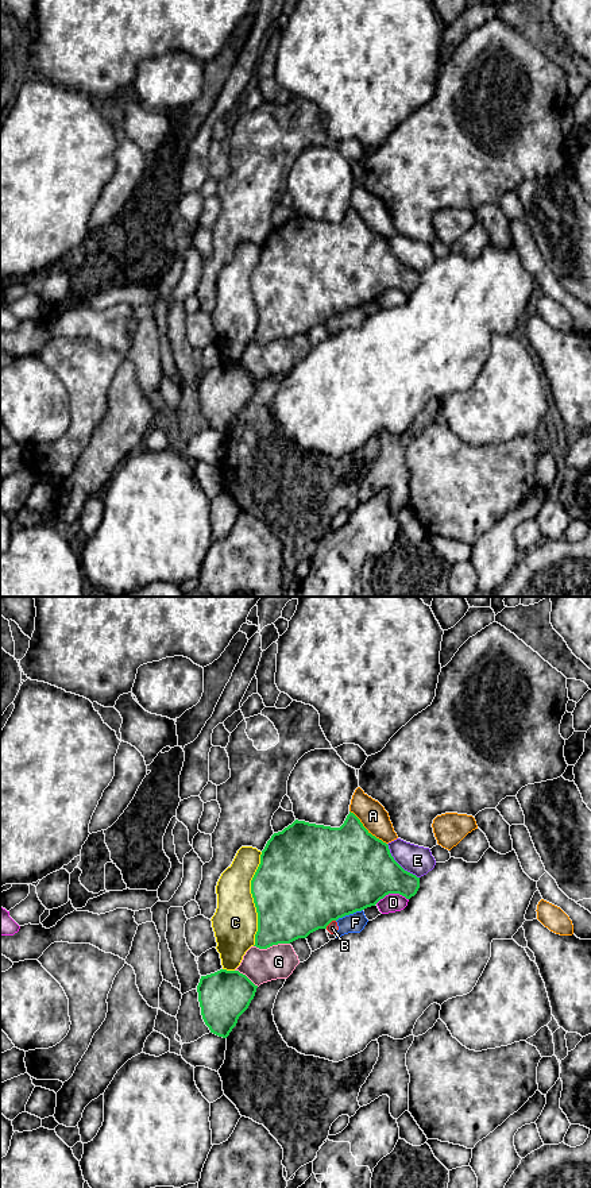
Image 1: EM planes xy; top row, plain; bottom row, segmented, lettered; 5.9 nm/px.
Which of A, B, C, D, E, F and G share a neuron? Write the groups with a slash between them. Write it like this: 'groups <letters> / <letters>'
groups A / B F / C / D / E / G

